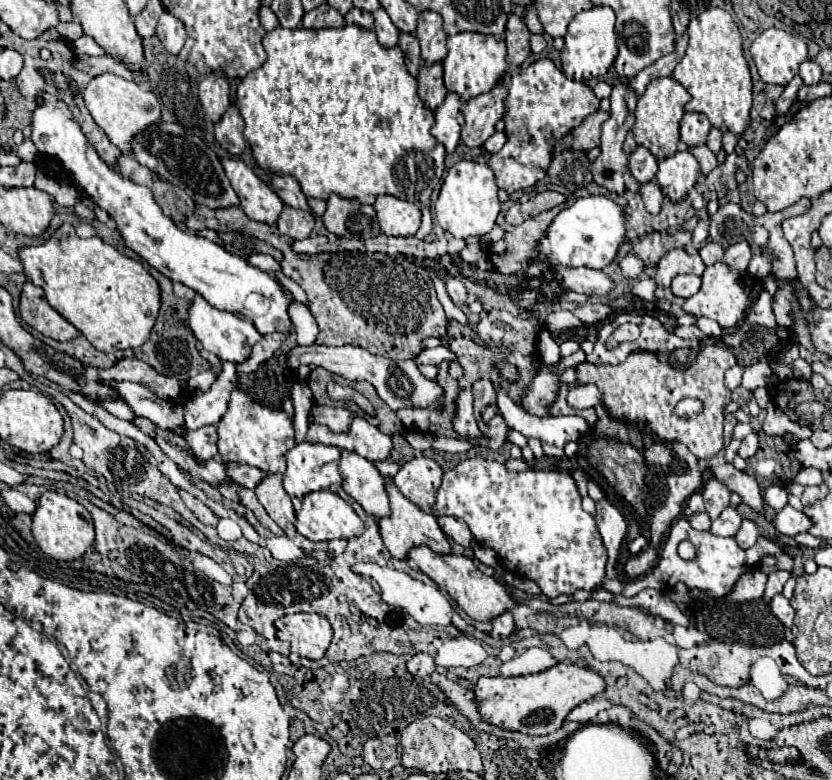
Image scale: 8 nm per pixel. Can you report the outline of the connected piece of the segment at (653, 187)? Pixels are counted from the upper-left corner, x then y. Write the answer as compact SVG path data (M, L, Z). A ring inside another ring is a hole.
M647 182L647 184L641 184L641 190L639 190L643 202L645 202L645 208L649 214L659 214L661 212L661 204L663 204L663 194L661 194L661 188L657 182Z

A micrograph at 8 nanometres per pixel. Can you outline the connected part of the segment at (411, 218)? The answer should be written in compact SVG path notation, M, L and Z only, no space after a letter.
M379 196L375 202L381 232L387 236L413 236L421 226L421 210L395 196Z

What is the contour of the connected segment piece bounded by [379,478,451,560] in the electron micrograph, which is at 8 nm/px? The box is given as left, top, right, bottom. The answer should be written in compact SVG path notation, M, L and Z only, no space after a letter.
M387 478L387 494L389 494L389 500L391 500L391 516L389 518L383 518L379 520L379 532L381 532L381 538L387 546L387 550L391 552L391 556L395 560L405 560L409 556L409 550L415 548L415 546L427 546L431 548L433 552L439 552L439 554L451 554L451 544L447 540L447 536L443 534L443 530L439 528L437 520L433 514L427 514L423 510L419 510L415 504L411 504L393 484L391 478Z

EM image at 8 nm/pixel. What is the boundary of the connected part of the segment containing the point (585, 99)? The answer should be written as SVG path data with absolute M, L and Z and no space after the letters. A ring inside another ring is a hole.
M541 58L519 74L507 78L505 104L507 112L503 114L503 120L507 142L499 152L491 154L489 166L495 172L497 186L509 194L543 180L551 164L553 146L573 132L587 114L599 110L599 98L593 90L583 82L569 80L549 58Z

